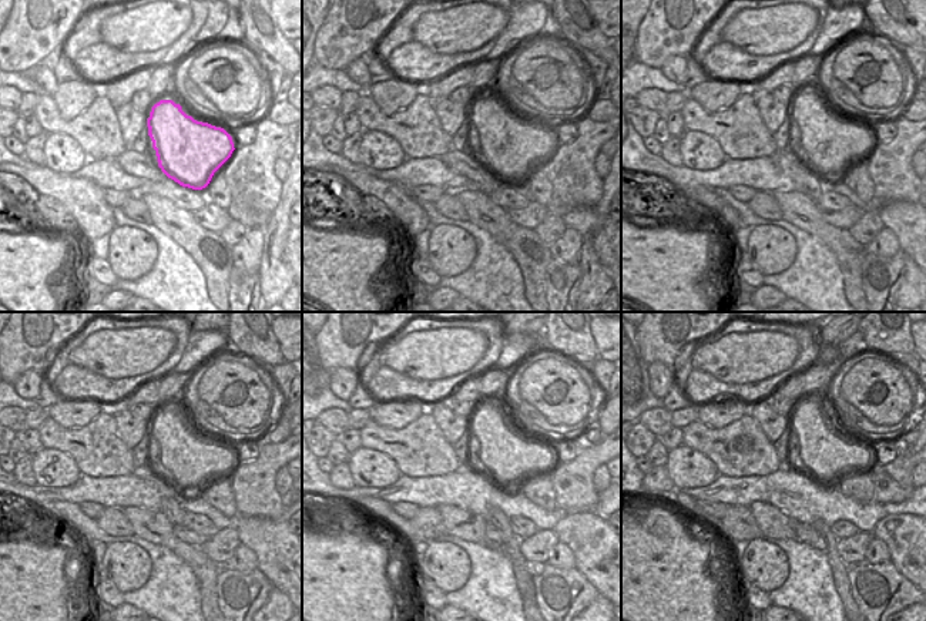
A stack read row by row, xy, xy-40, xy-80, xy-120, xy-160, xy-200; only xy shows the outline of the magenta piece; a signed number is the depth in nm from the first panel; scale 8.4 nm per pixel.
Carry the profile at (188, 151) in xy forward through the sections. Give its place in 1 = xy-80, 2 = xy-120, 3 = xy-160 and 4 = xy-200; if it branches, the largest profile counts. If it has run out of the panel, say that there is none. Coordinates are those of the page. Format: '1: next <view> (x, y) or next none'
1: next xy-80 (826, 144)
2: next xy-120 (188, 460)
3: next xy-160 (506, 457)
4: next xy-200 (824, 453)

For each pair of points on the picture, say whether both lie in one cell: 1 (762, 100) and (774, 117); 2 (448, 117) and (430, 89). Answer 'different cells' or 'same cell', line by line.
1: same cell
2: different cells

